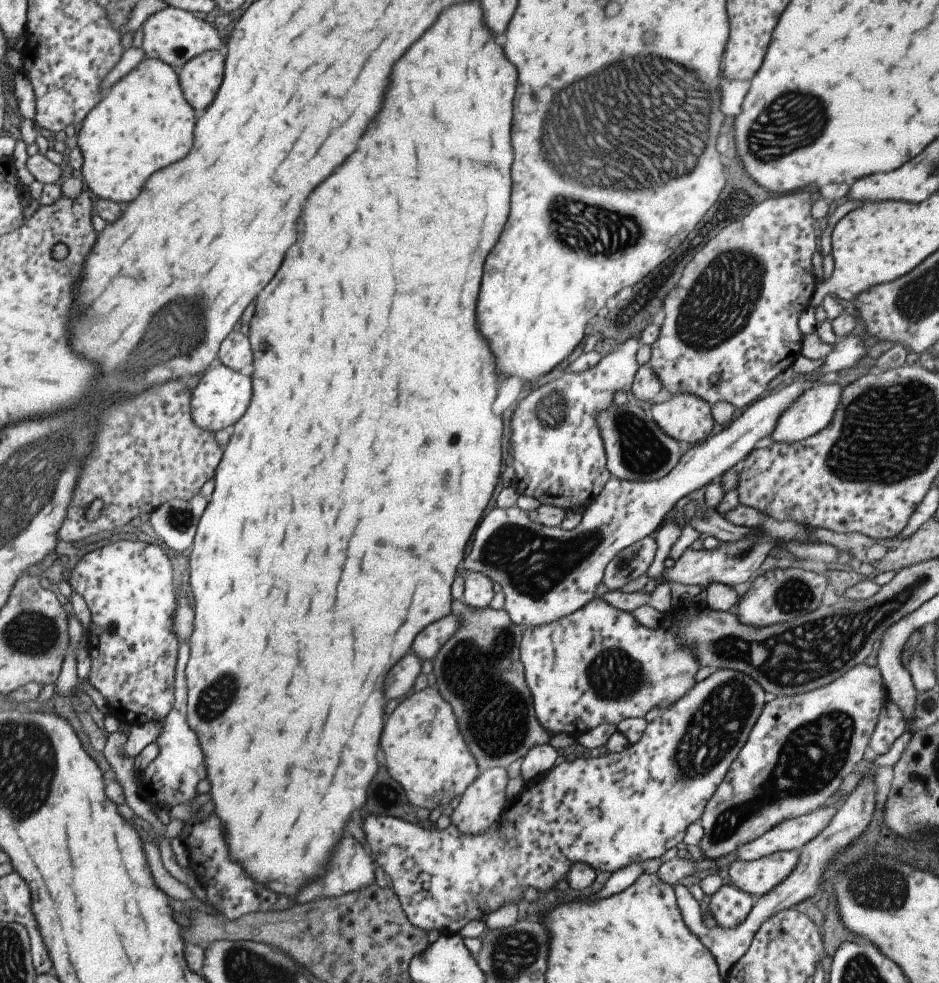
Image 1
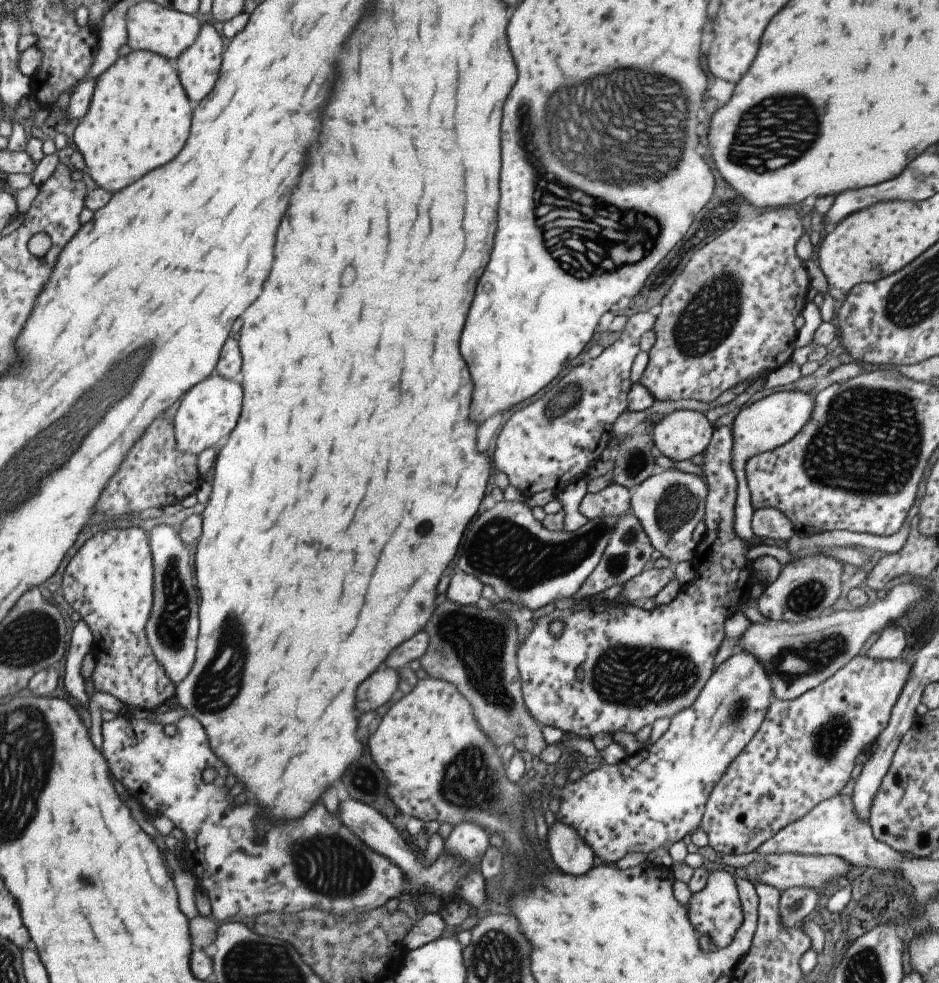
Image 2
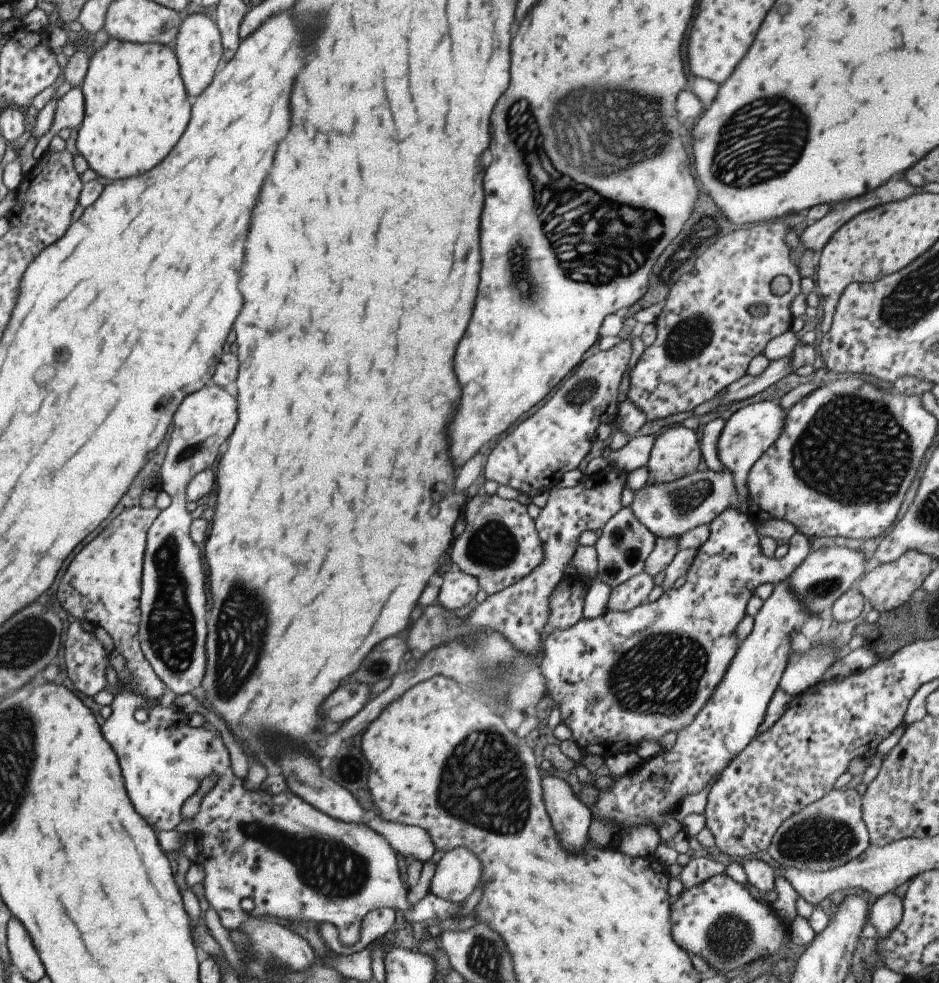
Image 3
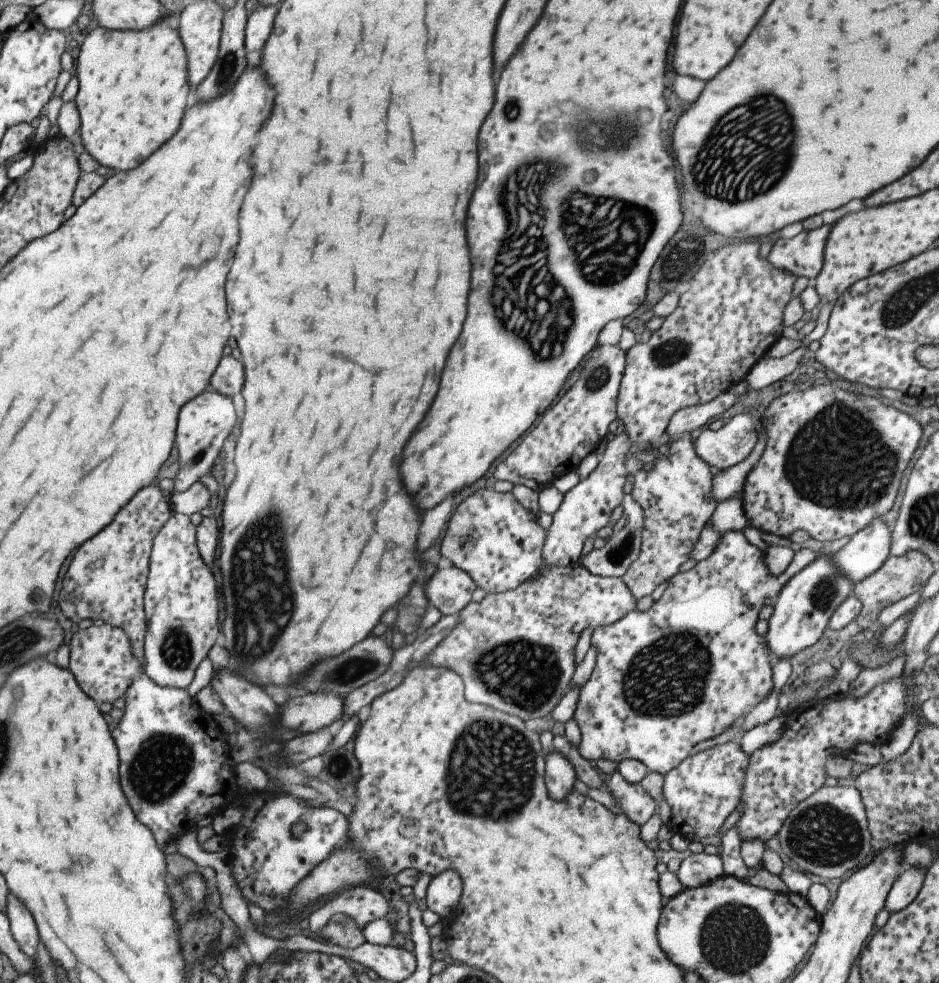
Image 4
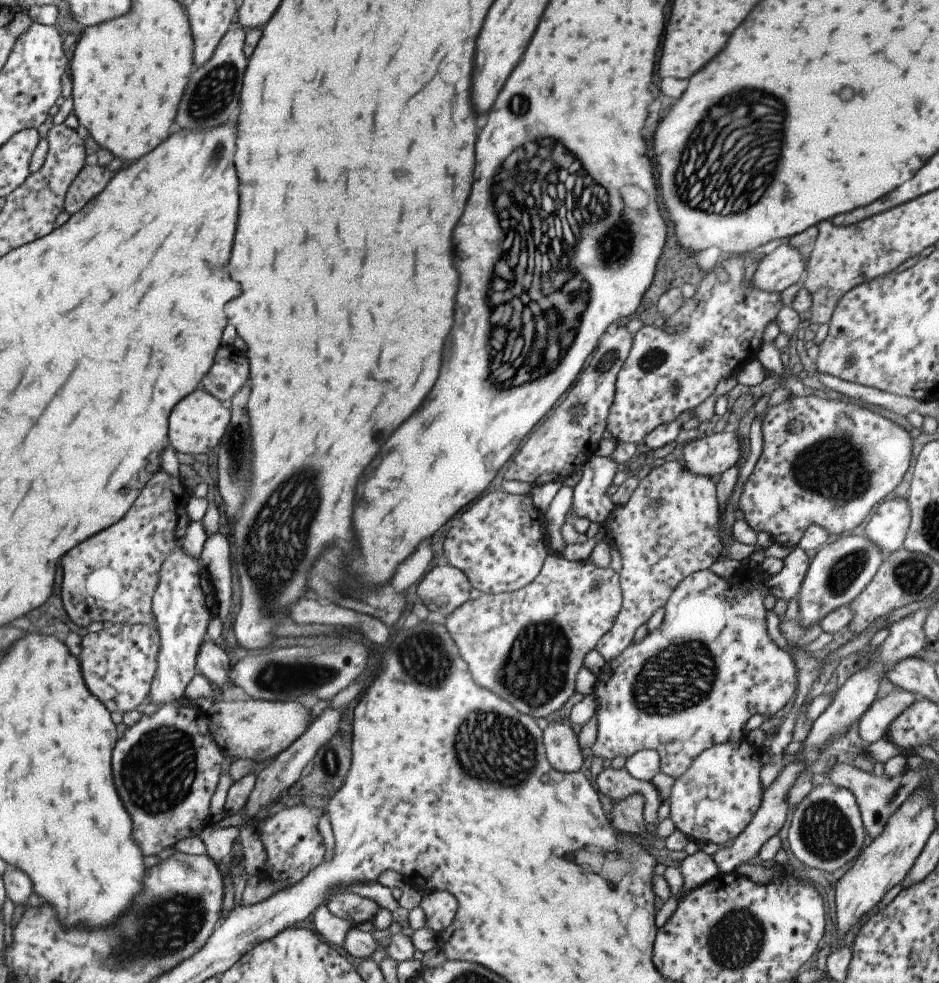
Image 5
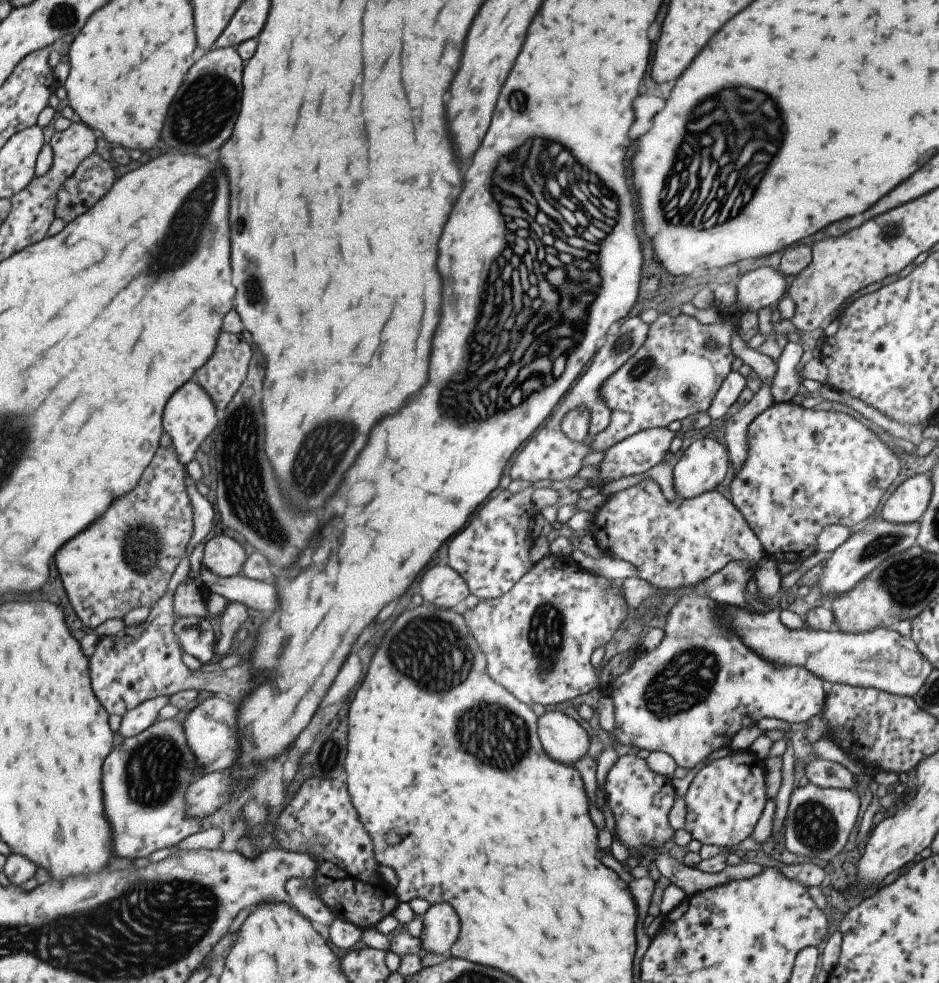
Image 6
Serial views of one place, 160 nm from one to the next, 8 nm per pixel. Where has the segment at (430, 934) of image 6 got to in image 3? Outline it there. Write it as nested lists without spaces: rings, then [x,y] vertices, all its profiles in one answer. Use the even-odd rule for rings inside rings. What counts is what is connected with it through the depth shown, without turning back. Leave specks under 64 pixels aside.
[[[464,848],[447,851],[434,864],[428,892],[449,903],[461,903],[477,886],[479,860]]]

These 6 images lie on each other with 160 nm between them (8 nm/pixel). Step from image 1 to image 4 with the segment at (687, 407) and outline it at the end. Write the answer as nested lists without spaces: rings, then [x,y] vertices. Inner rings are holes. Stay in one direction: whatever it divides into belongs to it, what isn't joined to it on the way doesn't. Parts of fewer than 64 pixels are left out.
[[[689,433],[682,434],[678,439],[670,440],[667,454],[664,455],[663,460],[658,462],[655,460],[655,465],[651,471],[634,474],[633,478],[630,495],[642,510],[641,540],[637,558],[627,567],[620,579],[637,602],[642,596],[649,596],[655,586],[668,581],[678,572],[679,566],[690,558],[690,552],[697,542],[703,525],[711,516],[716,502],[713,495],[710,496],[710,499],[708,496],[712,489],[709,466],[695,454]]]

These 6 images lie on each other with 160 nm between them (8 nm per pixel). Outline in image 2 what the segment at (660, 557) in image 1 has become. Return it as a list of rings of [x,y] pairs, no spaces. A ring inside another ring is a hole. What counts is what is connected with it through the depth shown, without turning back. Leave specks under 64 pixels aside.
[[[659,470],[649,475],[643,482],[630,490],[630,510],[645,531],[651,546],[659,550],[662,556],[670,562],[669,567],[674,567],[677,562],[690,560],[694,552],[695,543],[691,538],[695,525],[704,517],[704,504],[708,493],[708,486],[702,476],[685,473],[677,470]]]

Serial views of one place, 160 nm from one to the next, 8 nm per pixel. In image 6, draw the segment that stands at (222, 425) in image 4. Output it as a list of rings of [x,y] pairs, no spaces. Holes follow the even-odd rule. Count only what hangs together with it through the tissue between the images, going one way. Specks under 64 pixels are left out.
[[[193,378],[187,384],[179,386],[177,392],[169,396],[167,406],[163,408],[161,424],[163,424],[163,430],[169,434],[171,445],[183,466],[191,460],[203,439],[209,434],[213,435],[213,430],[219,423],[219,417],[212,400]]]

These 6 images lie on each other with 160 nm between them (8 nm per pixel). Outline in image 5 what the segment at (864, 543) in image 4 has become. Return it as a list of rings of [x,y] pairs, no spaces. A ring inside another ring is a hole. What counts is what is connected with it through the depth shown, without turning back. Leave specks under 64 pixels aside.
[[[888,497],[868,516],[862,534],[884,556],[901,549],[910,524],[910,507],[904,497]]]

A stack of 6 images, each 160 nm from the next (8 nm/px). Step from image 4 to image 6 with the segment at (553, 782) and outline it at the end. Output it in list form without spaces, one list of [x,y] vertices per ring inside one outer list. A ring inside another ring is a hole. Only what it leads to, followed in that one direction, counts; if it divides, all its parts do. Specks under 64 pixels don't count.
[[[547,710],[536,717],[541,748],[554,761],[570,765],[589,748],[590,738],[573,718],[559,710]]]

